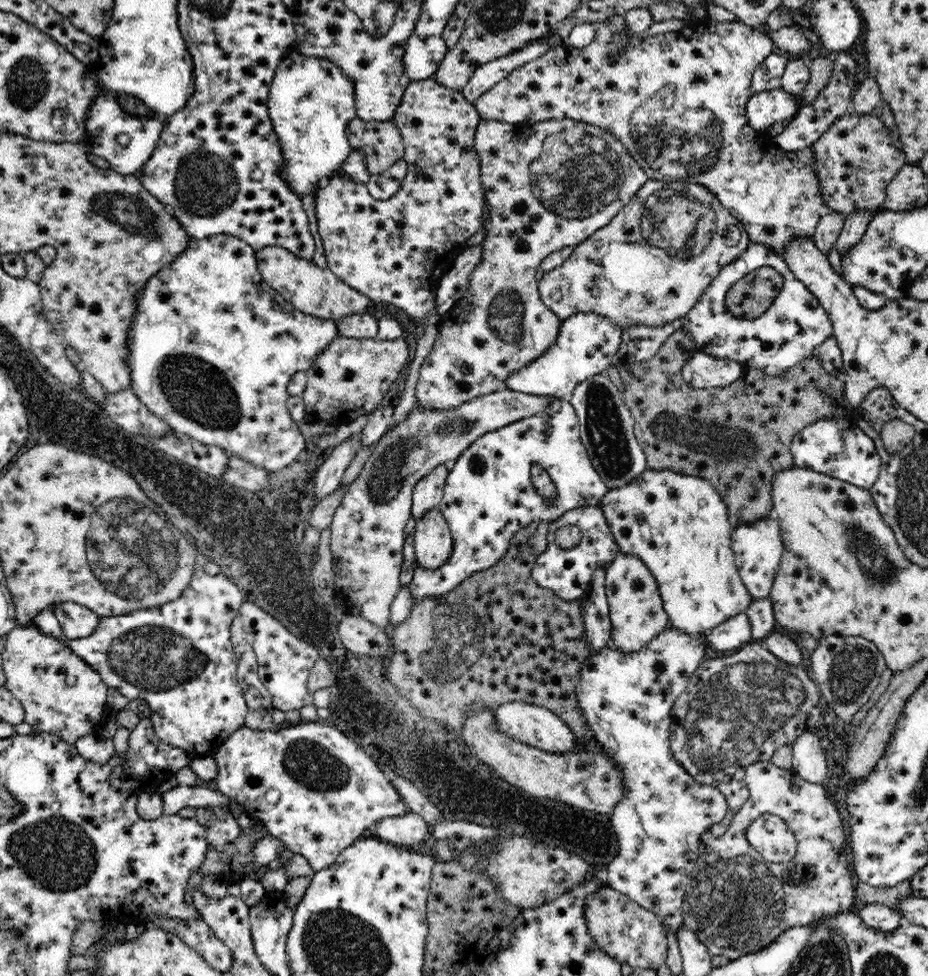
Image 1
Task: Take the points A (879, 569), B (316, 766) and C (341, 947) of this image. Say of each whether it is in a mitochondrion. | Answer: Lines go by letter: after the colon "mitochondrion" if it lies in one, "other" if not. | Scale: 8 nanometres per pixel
A: mitochondrion
B: mitochondrion
C: mitochondrion

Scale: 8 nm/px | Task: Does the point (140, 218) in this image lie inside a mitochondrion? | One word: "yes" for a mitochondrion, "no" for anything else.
yes

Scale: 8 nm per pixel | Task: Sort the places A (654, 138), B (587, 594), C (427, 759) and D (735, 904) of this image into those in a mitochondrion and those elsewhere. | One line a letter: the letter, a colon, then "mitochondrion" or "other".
A: mitochondrion
B: other
C: mitochondrion
D: mitochondrion

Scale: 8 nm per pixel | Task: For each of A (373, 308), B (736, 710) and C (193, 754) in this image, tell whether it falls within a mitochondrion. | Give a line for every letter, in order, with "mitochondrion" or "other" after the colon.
A: other
B: mitochondrion
C: other

